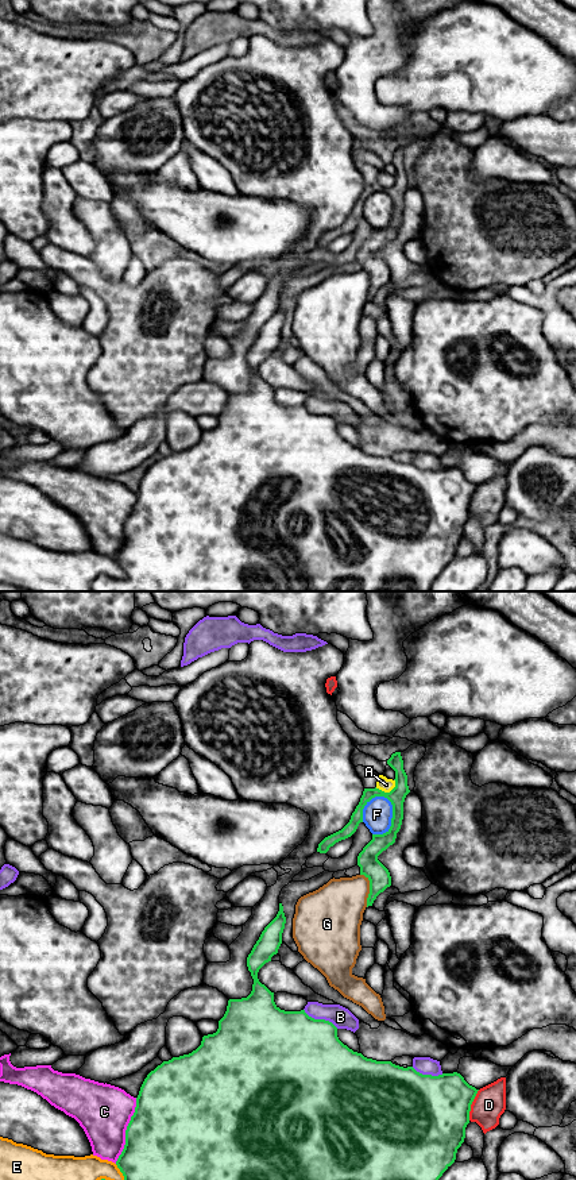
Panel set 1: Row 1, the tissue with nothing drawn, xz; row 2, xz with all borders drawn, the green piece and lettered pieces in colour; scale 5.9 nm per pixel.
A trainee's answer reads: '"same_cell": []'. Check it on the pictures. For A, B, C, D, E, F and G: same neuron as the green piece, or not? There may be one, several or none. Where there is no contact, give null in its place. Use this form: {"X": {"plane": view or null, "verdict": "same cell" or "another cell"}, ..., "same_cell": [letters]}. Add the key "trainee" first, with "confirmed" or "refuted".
{"trainee": "confirmed", "A": {"plane": "xz", "verdict": "another cell"}, "B": {"plane": "xz", "verdict": "another cell"}, "C": {"plane": "xz", "verdict": "another cell"}, "D": {"plane": "xz", "verdict": "another cell"}, "E": {"plane": "xz", "verdict": "another cell"}, "F": {"plane": "xz", "verdict": "another cell"}, "G": {"plane": "xz", "verdict": "another cell"}, "same_cell": []}

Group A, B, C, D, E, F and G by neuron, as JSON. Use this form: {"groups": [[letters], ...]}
{"groups": [["A"], ["B"], ["C"], ["D"], ["E"], ["F"], ["G"]]}

